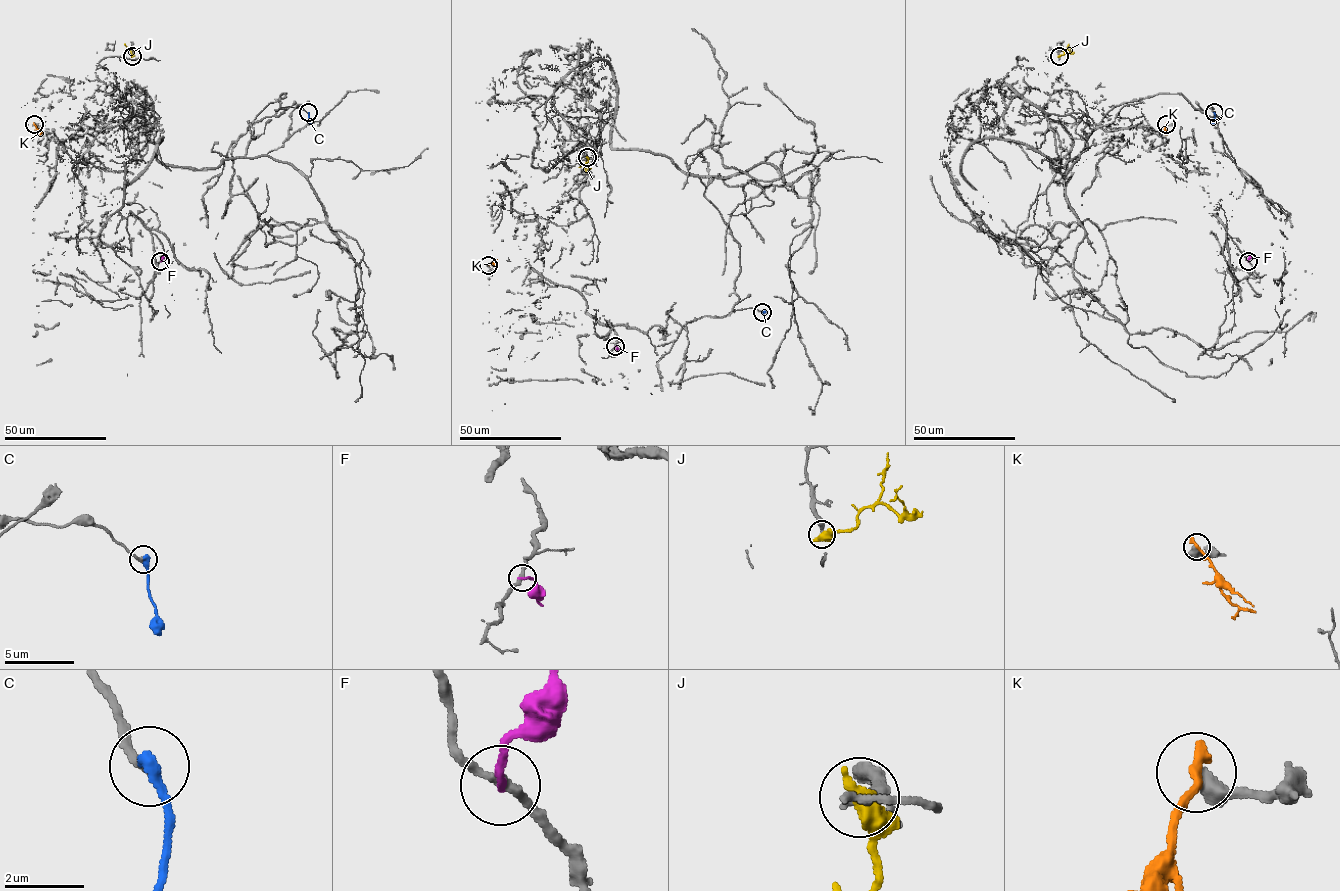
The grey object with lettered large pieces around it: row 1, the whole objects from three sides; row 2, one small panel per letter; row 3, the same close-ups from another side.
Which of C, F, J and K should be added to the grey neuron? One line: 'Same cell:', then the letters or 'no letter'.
Same cell: C

